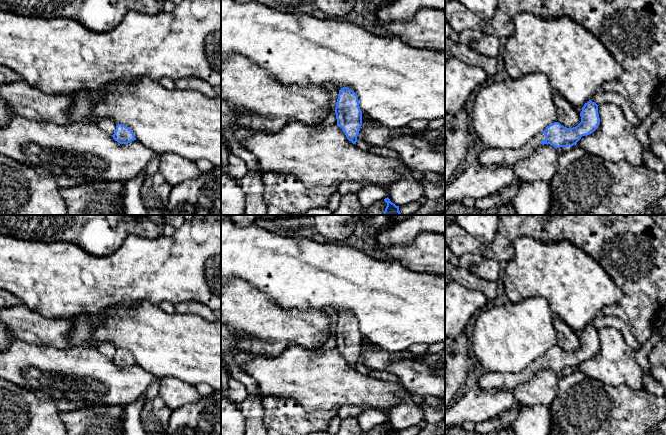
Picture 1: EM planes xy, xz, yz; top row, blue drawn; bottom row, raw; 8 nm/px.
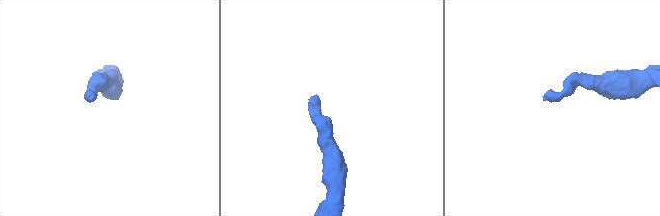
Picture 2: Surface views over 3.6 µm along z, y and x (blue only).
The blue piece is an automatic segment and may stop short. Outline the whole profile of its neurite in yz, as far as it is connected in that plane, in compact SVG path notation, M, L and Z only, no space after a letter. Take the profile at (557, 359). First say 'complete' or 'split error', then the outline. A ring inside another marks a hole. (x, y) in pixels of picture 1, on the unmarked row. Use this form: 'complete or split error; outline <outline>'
split error; outline M591 324L585 327L580 337L581 346L576 351L567 352L559 346L554 346L520 373L486 372L479 377L476 386L489 391L514 391L517 385L529 381L541 369L550 368L556 373L576 369L582 360L587 360L598 352L600 347L598 330Z

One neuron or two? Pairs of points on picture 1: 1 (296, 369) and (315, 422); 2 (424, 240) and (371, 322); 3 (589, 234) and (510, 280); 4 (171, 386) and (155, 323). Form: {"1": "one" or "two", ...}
{"1": "two", "2": "two", "3": "two", "4": "two"}

